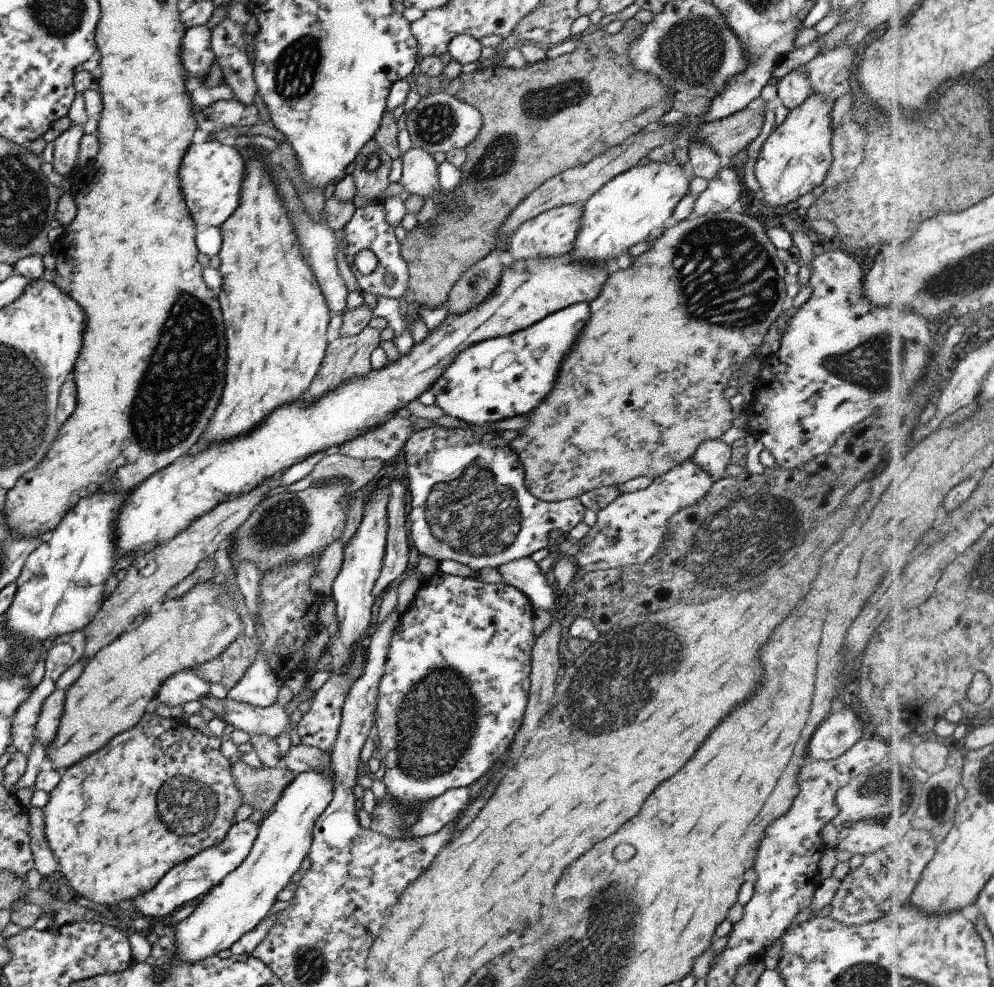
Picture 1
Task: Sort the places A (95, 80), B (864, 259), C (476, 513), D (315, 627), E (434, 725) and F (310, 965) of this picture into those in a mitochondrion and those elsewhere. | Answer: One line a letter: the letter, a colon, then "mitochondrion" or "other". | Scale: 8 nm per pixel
A: other
B: other
C: mitochondrion
D: other
E: mitochondrion
F: mitochondrion

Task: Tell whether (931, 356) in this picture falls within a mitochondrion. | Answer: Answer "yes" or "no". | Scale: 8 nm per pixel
no

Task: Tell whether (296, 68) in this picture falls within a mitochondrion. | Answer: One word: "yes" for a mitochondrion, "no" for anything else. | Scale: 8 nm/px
yes

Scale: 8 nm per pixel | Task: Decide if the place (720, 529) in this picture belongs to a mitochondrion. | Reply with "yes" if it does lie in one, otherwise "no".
yes

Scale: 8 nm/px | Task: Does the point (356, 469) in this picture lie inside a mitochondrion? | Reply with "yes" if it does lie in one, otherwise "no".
no

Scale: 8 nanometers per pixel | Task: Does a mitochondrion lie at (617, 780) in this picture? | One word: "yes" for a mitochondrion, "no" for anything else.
no

